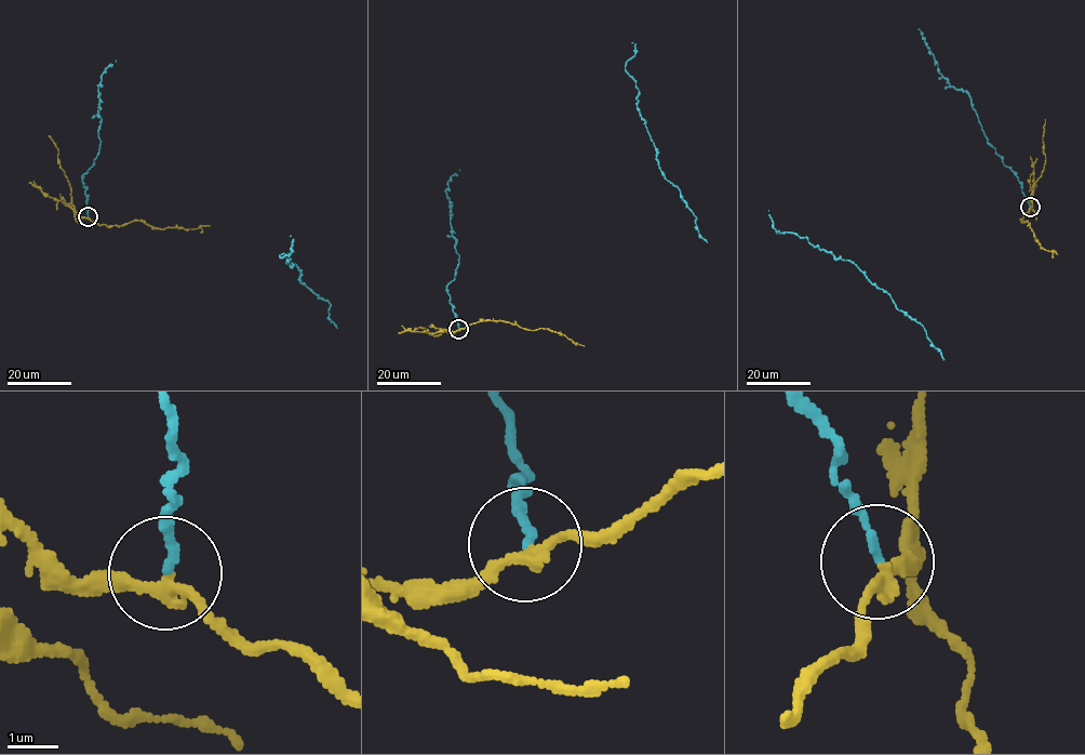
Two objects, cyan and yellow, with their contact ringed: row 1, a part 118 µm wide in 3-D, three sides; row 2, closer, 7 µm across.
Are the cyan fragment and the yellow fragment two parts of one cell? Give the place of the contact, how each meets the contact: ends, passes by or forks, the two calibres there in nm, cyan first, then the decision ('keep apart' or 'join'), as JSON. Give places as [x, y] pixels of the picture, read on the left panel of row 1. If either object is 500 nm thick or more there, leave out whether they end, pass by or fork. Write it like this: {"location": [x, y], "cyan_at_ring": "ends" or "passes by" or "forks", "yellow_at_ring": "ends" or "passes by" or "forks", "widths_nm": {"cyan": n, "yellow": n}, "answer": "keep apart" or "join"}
{"location": [88, 216], "cyan_at_ring": "ends", "yellow_at_ring": "passes by", "widths_nm": {"cyan": 160, "yellow": 200}, "answer": "keep apart"}

